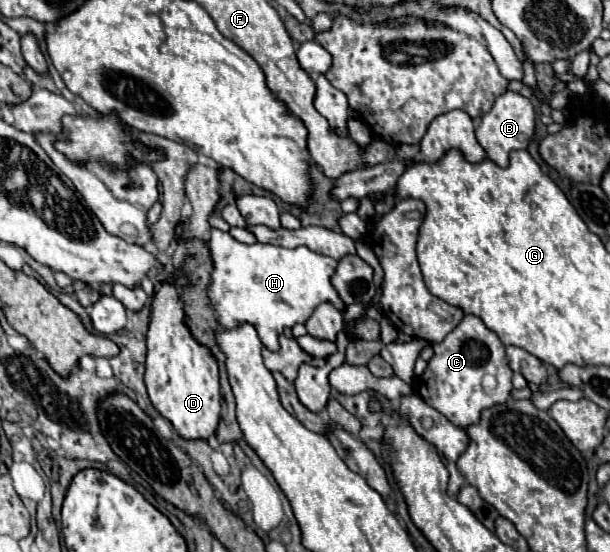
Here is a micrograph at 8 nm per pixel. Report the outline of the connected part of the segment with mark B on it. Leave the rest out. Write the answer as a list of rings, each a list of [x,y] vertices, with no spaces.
[[[507,91],[501,97],[497,97],[493,109],[483,115],[479,127],[477,127],[477,141],[485,149],[487,159],[497,163],[499,167],[507,167],[509,153],[513,150],[526,149],[535,132],[535,110],[531,101],[519,93]]]

